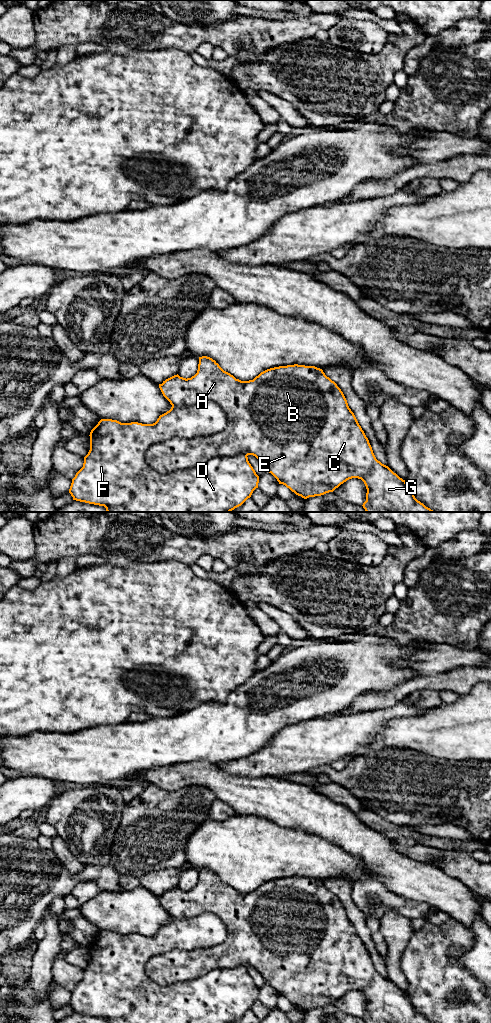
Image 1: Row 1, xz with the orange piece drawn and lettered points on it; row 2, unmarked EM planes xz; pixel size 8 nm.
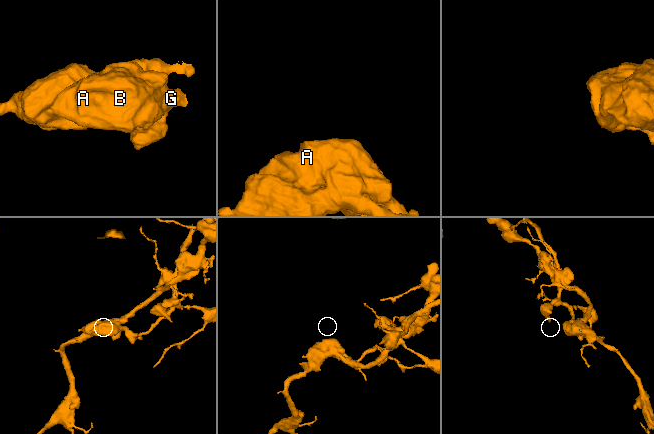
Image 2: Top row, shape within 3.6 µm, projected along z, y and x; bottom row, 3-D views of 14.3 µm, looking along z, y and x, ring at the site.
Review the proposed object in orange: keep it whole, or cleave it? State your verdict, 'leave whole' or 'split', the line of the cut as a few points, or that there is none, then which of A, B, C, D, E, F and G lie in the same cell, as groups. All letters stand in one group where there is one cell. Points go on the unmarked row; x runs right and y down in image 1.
split; cut xz (144, 967), (160, 984), (195, 979), (213, 969), (246, 968); groups A B C E G / D F

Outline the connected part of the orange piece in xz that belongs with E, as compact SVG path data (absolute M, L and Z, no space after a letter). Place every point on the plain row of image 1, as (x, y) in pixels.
M202 868L194 888L186 891L174 887L159 896L159 900L172 918L190 919L211 912L219 917L227 931L226 940L214 947L175 949L152 957L146 964L146 974L160 985L196 979L213 969L253 967L279 996L304 1011L333 1004L347 992L358 990L367 1001L366 1013L362 1017L365 1023L433 1023L415 1010L405 992L376 971L343 904L320 880L298 876L279 878L261 884L253 892L241 893L224 883L212 870Z

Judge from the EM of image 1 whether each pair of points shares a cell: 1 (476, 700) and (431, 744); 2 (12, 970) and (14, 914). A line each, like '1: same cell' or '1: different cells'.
1: same cell
2: different cells

